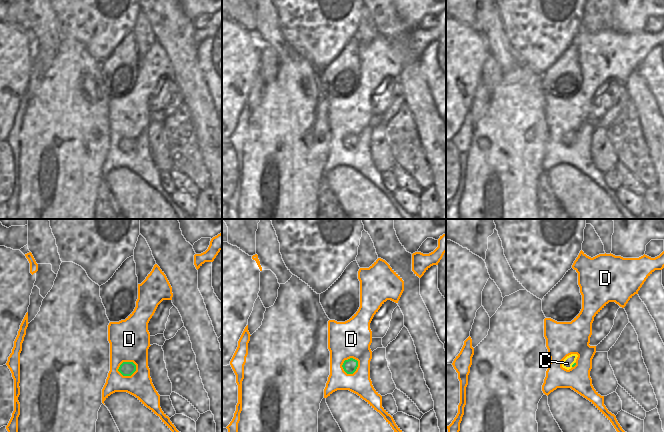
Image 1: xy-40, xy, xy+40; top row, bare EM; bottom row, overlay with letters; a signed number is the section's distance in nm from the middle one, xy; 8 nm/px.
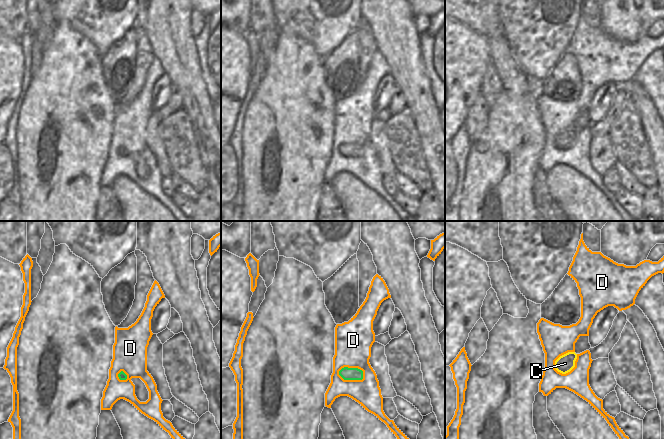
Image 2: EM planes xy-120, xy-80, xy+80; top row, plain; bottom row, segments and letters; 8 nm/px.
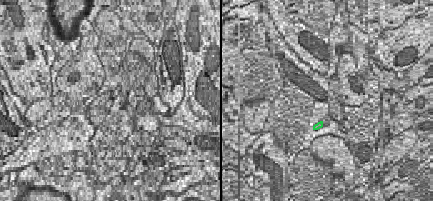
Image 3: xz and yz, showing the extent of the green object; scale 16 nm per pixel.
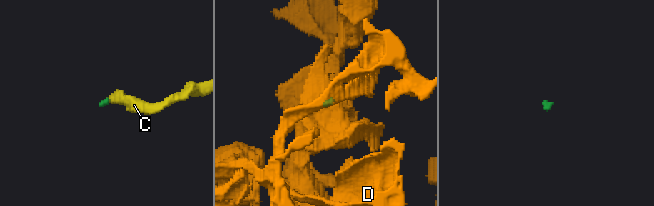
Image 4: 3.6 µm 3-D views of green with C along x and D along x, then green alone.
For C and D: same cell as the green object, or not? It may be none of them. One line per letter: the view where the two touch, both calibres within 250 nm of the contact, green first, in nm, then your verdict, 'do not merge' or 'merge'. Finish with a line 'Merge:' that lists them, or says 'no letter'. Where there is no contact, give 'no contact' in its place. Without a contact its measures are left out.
C: meets green in xy+40; 20 nm thick on the green side, 90 nm on the other; merge
D: meets green in xy-40; 110 nm thick on the green side, 320 nm on the other; do not merge
Merge: C

